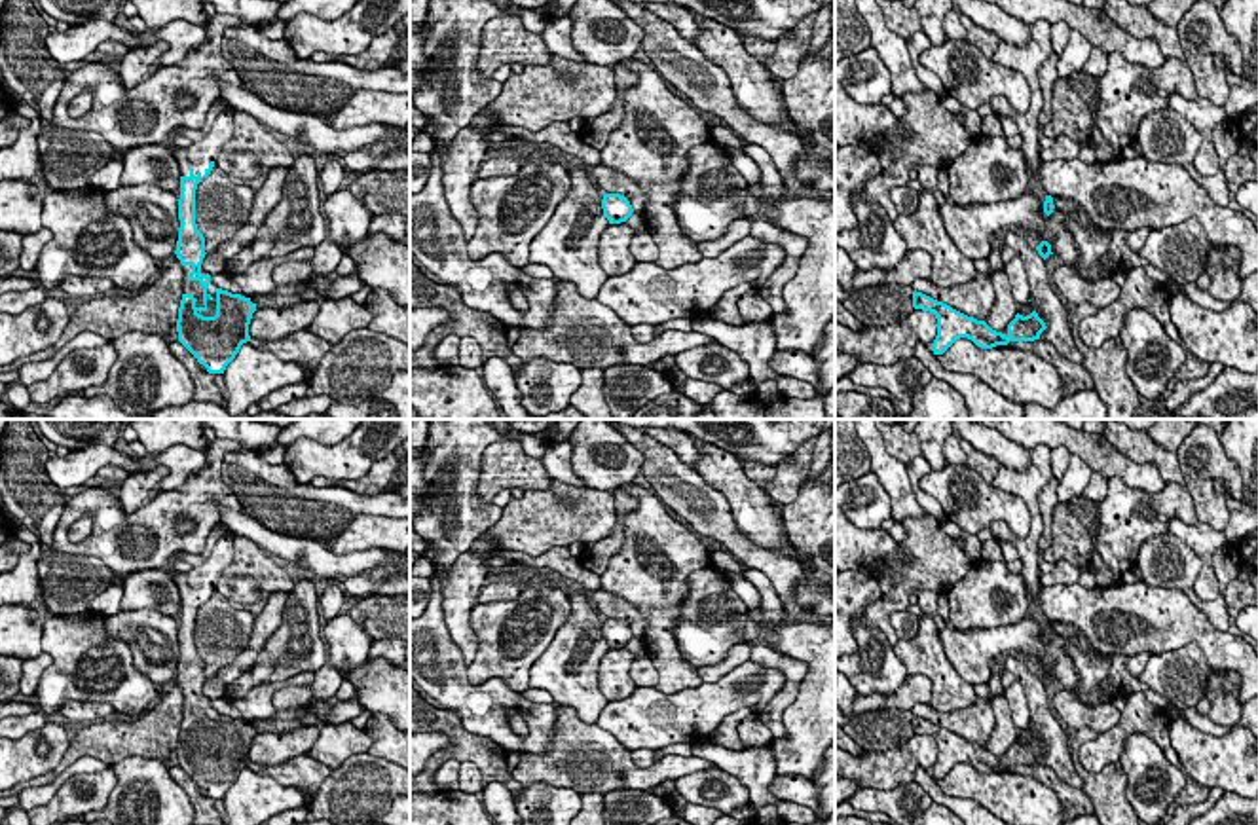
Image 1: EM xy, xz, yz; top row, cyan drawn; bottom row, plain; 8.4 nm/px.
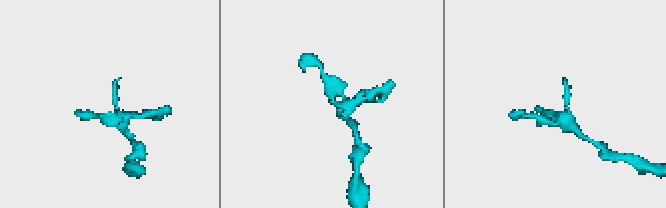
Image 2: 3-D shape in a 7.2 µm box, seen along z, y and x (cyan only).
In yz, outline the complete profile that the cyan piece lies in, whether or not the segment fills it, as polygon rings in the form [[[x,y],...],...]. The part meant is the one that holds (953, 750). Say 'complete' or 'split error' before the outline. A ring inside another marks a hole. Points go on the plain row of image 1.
complete; [[[913,717],[913,732],[930,736],[937,743],[937,761],[932,768],[934,779],[943,779],[956,764],[968,762],[981,774],[1008,770],[1009,766],[1034,766],[1047,753],[1036,736],[1015,740],[1008,749],[1008,759],[992,755],[985,745],[968,742],[951,730],[937,726],[922,717]]]

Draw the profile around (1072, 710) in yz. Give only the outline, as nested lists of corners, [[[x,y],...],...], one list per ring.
[[[1064,688],[1051,696],[1051,706],[1068,724],[1068,728],[1093,728],[1099,734],[1118,724],[1121,715],[1121,711],[1112,702],[1089,707]]]

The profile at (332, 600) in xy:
[[[334,582],[332,586],[324,588],[319,599],[319,611],[323,620],[330,620],[340,614],[347,603],[349,599],[342,584]]]

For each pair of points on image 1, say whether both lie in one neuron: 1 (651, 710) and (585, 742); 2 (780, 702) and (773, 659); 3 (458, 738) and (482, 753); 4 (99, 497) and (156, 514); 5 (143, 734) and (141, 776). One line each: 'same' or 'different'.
1: different
2: same
3: same
4: same
5: different

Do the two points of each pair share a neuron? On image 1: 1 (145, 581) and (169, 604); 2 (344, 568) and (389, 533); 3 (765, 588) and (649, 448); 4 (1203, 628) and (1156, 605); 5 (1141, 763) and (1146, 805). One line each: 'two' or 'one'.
1: one
2: two
3: two
4: one
5: one

